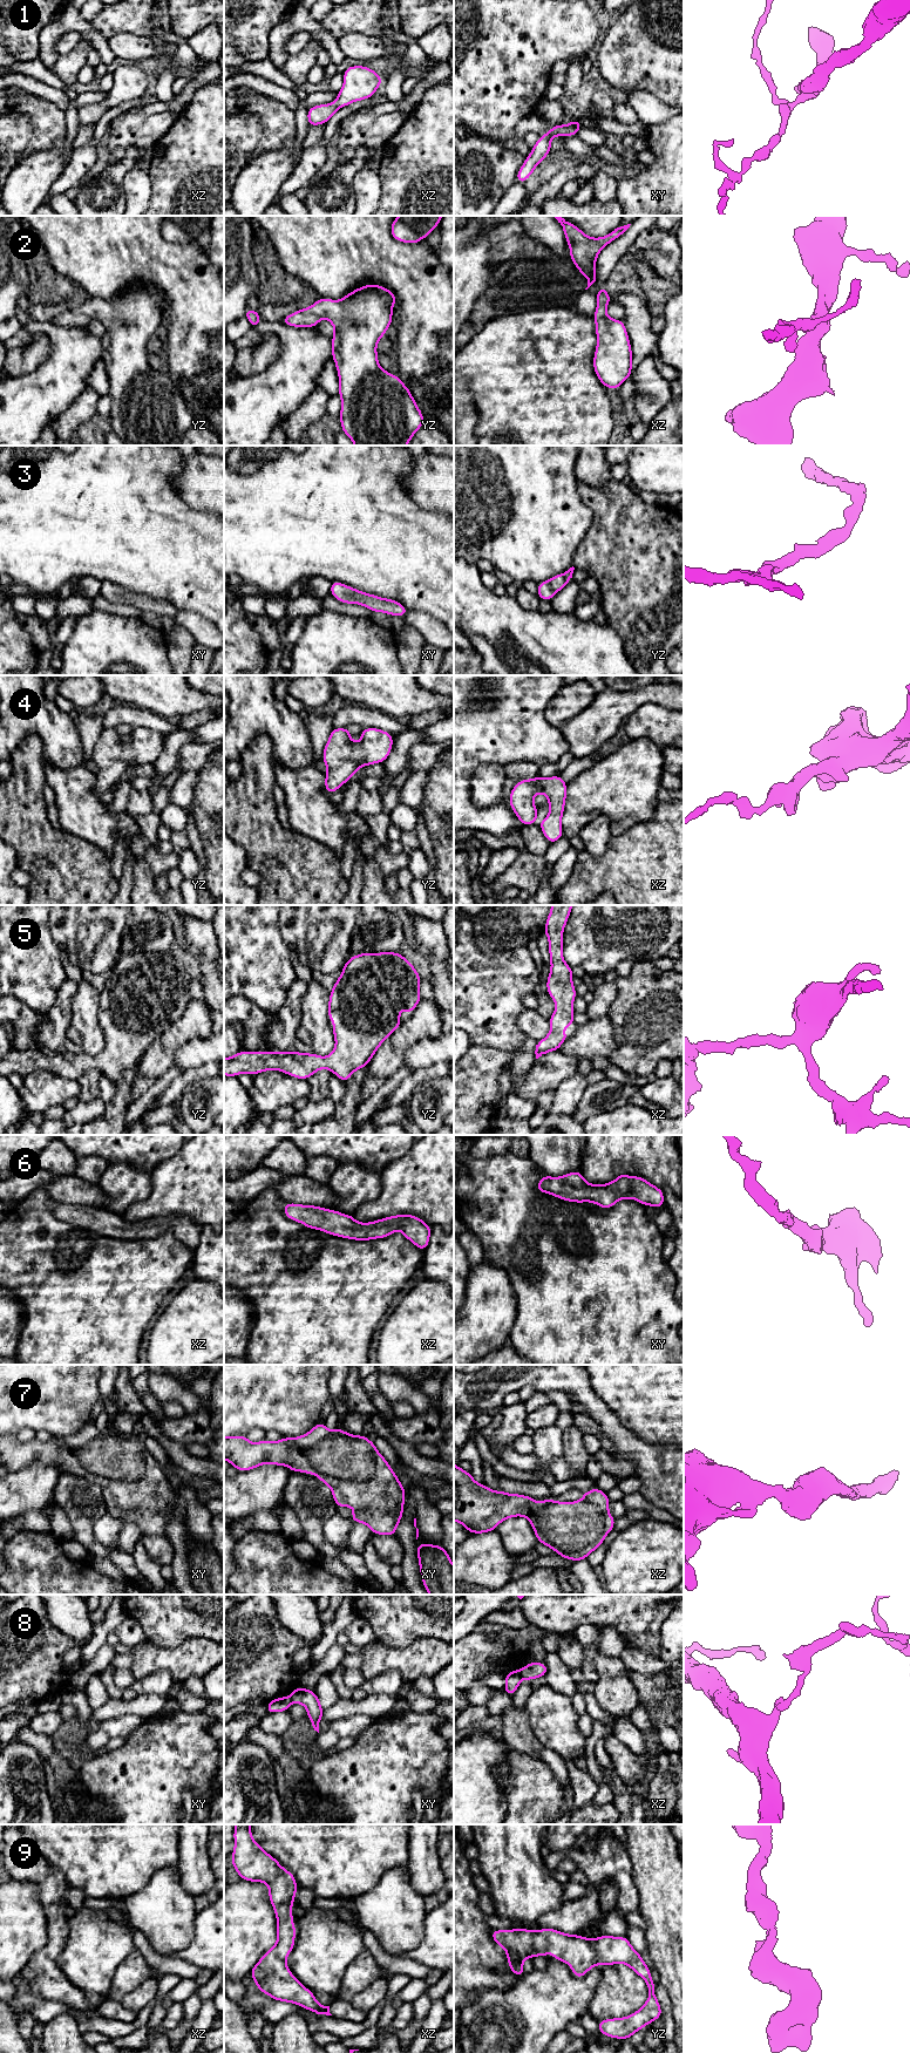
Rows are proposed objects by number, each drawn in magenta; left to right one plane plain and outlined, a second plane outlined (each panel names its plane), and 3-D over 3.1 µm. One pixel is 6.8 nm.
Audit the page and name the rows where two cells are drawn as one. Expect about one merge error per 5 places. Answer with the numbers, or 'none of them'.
8

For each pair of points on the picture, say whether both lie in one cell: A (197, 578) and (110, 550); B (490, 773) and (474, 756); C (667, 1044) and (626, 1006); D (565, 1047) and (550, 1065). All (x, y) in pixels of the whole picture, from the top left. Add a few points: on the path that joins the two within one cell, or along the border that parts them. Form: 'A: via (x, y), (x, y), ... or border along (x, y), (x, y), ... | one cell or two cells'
A: via (176, 557), (168, 550), (131, 550) | one cell
B: border along (502, 766), (480, 765), (472, 775), (469, 789) | two cells
C: via (660, 1032), (642, 1013), (638, 1013) | one cell
D: border along (558, 1051), (576, 1058) | two cells

